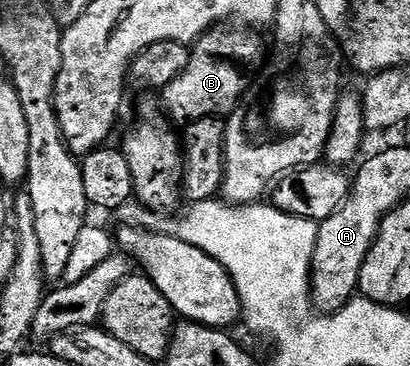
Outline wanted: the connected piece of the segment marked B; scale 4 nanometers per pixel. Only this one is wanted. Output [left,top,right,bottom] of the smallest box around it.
[161,28,264,124]

